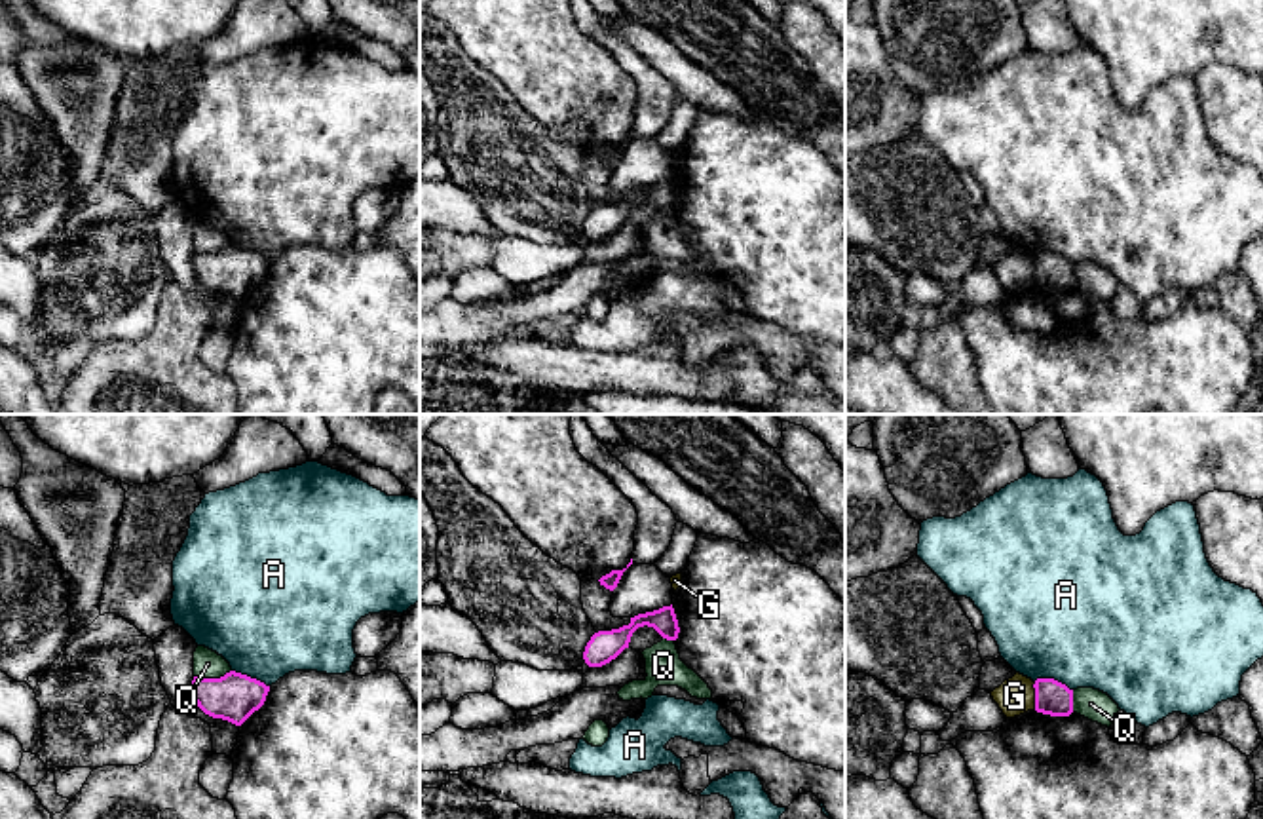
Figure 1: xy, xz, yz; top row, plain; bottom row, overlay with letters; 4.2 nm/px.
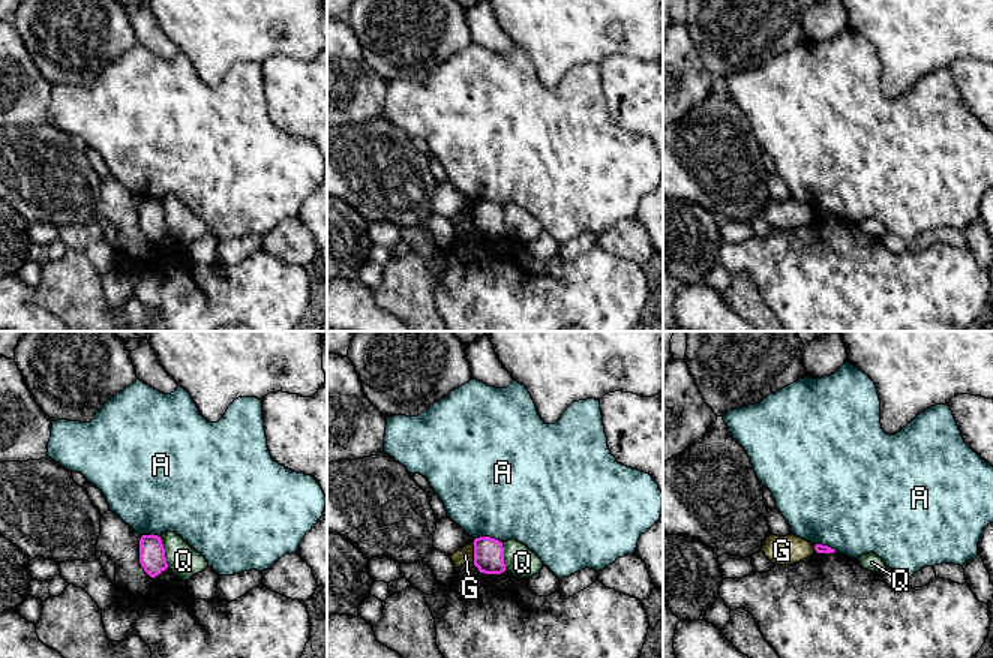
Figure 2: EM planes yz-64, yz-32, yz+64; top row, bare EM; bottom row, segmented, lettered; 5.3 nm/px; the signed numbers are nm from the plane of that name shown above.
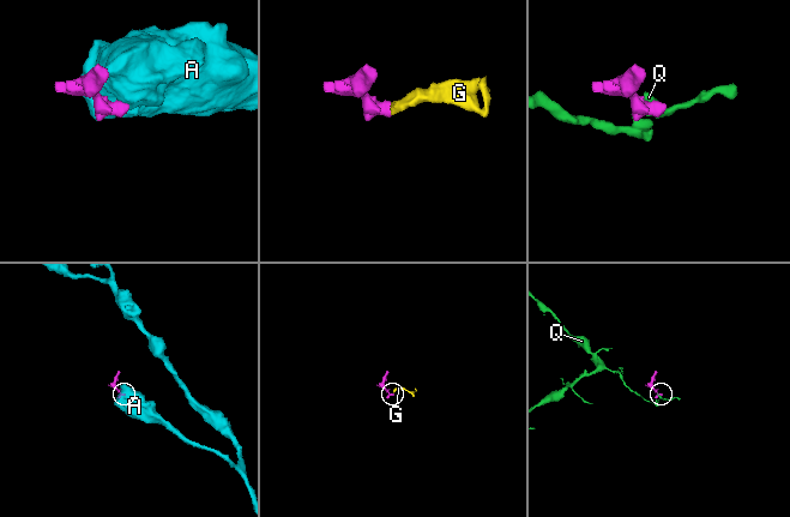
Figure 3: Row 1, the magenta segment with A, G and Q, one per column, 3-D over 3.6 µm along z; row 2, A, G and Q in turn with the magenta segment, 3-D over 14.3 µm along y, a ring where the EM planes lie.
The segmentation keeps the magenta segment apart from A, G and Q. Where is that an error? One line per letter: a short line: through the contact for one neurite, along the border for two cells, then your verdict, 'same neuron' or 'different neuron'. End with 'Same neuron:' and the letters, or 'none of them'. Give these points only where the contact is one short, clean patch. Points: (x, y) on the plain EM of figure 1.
A: different neuron
G: line yz (1036, 257), (1034, 282); different neuron
Q: line xy (230, 244), (219, 251), (194, 251); different neuron
Same neuron: none of them

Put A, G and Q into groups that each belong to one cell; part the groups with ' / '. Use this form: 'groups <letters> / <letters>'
groups A / G / Q

